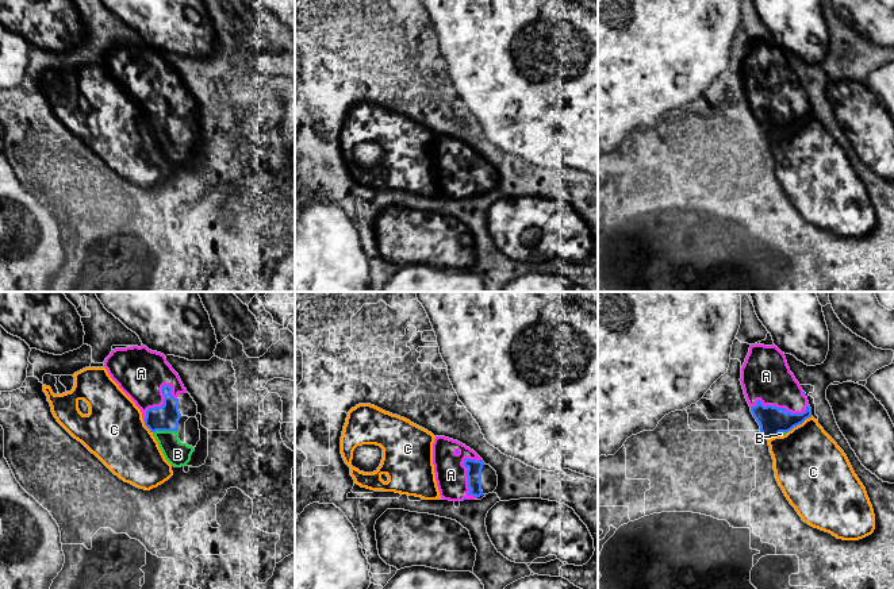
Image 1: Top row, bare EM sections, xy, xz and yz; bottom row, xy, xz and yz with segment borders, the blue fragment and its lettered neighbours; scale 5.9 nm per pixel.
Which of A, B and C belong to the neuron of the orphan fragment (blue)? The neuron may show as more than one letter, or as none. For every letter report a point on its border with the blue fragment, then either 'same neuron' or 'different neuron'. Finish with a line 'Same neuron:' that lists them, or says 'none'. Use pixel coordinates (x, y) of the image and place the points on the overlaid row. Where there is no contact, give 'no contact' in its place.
A: contact yz (781, 408); same neuron
B: contact xy (165, 430); same neuron
C: contact yz (800, 423); different neuron
Same neuron: A, B

